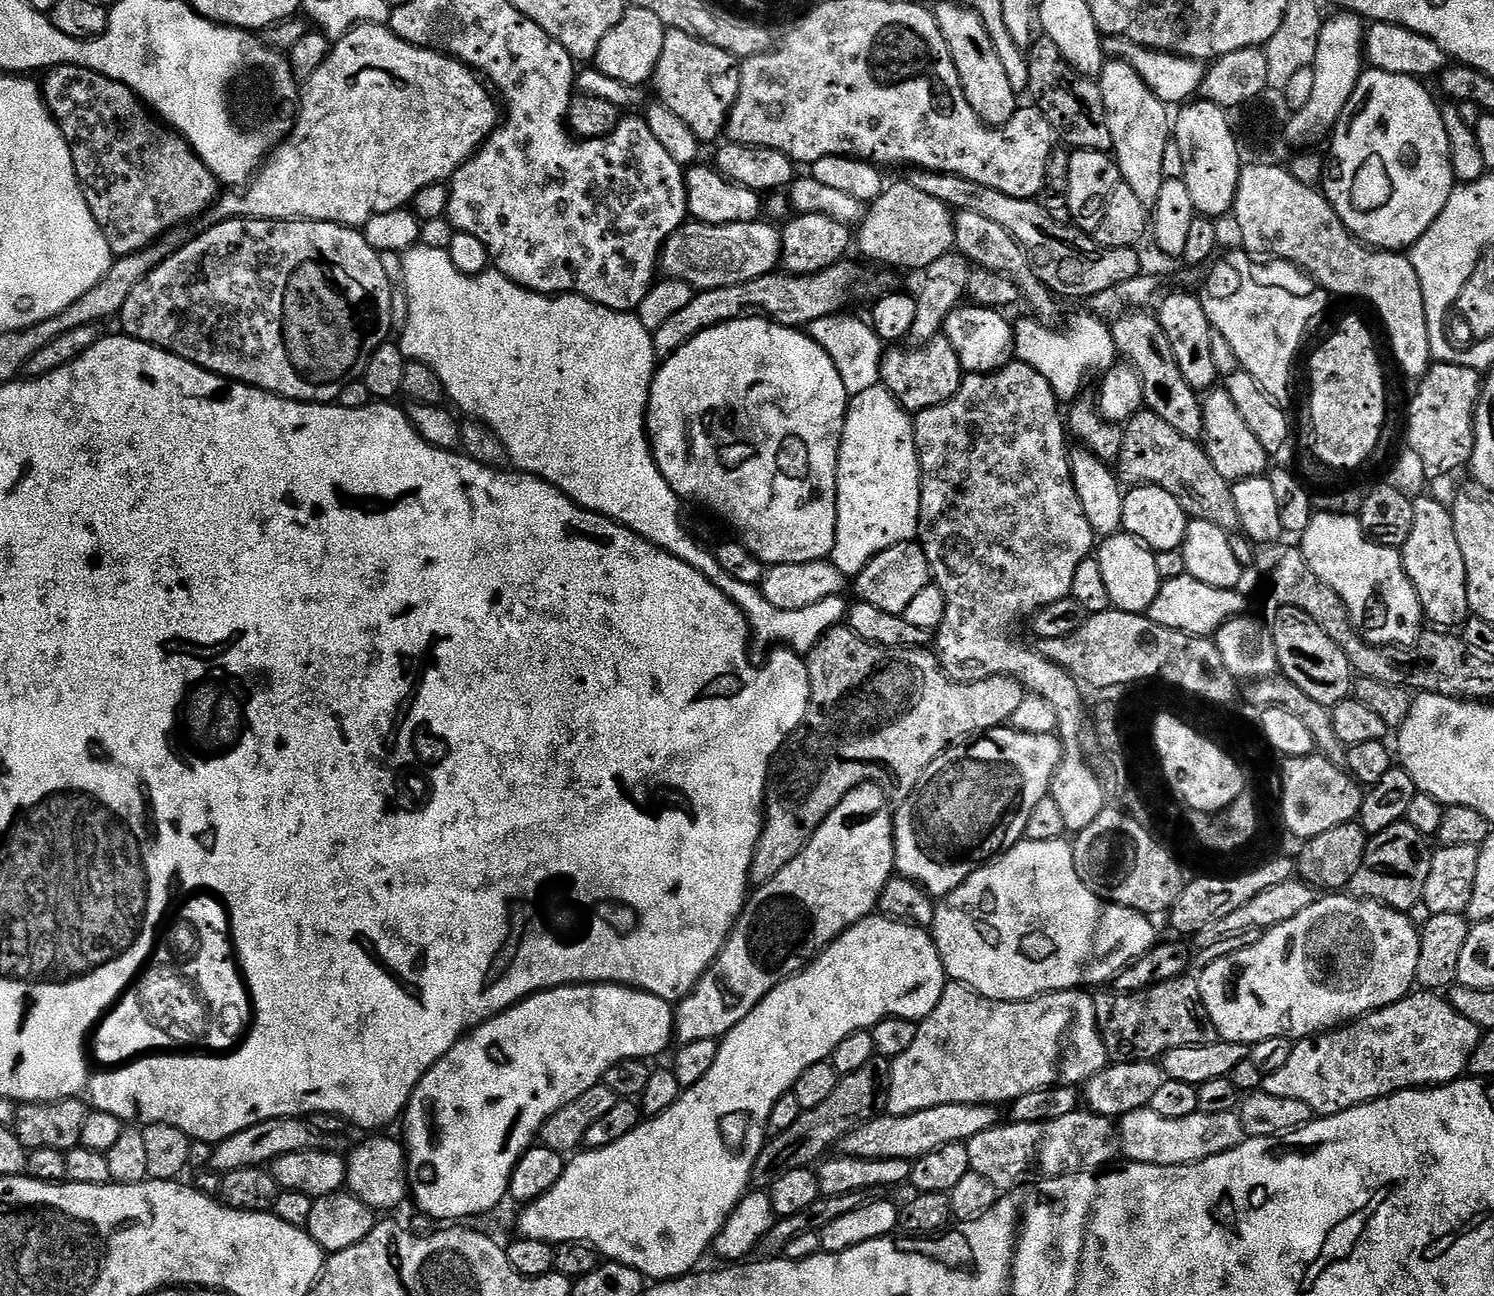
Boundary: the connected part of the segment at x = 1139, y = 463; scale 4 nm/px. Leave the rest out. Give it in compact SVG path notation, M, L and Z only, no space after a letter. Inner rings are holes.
M1141 410L1123 425L1124 437L1118 461L1118 476L1125 485L1153 484L1178 498L1178 506L1189 518L1214 522L1225 530L1240 528L1238 506L1234 506L1232 484L1218 470L1197 441L1182 438L1174 426L1158 418L1158 414Z

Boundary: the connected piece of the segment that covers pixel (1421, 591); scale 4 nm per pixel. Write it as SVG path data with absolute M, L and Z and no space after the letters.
M1416 496L1413 499L1414 526L1410 538L1406 538L1402 555L1404 569L1418 594L1425 617L1433 620L1440 630L1456 630L1470 615L1468 607L1468 579L1466 562L1462 558L1462 546L1454 535L1454 518L1447 503L1435 500L1432 496Z

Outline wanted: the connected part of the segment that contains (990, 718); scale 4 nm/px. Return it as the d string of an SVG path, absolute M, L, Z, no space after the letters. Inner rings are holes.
M837 626L827 632L812 647L812 651L807 653L806 663L810 678L810 690L812 691L812 697L808 703L808 715L803 725L785 740L783 746L772 757L772 765L768 767L768 789L764 792L764 826L760 829L758 846L754 850L754 858L748 875L749 881L756 886L770 882L770 878L774 878L774 874L778 874L778 870L785 868L808 845L808 839L818 830L821 822L828 817L830 810L834 810L834 806L838 806L838 802L842 802L842 798L846 798L846 794L850 790L854 790L860 784L884 782L887 776L896 780L897 786L904 788L903 790L911 790L916 784L916 779L926 770L926 766L930 766L930 762L941 756L947 748L957 742L967 741L991 728L1007 725L1012 719L1014 710L1018 710L1019 704L1023 702L1026 695L1026 689L1009 676L987 676L986 679L976 680L972 684L955 683L949 680L944 673L940 661L936 659L935 651L929 650L927 647L883 648L877 644L866 642L858 634L851 632L847 626Z

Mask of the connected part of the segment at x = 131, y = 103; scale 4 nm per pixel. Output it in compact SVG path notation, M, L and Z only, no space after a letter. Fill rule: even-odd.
M73 64L49 68L43 76L44 103L68 140L80 189L108 240L113 257L129 256L149 248L161 236L179 229L184 226L180 224L195 216L203 217L215 205L218 199L216 176L183 136L165 127L144 101L133 94L130 86Z

